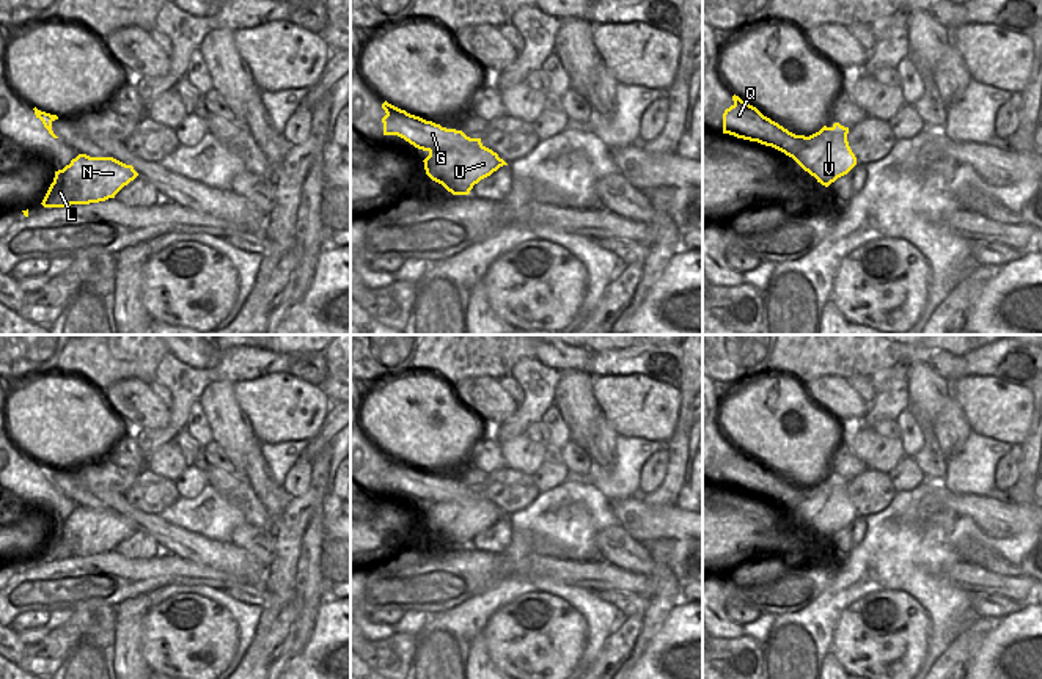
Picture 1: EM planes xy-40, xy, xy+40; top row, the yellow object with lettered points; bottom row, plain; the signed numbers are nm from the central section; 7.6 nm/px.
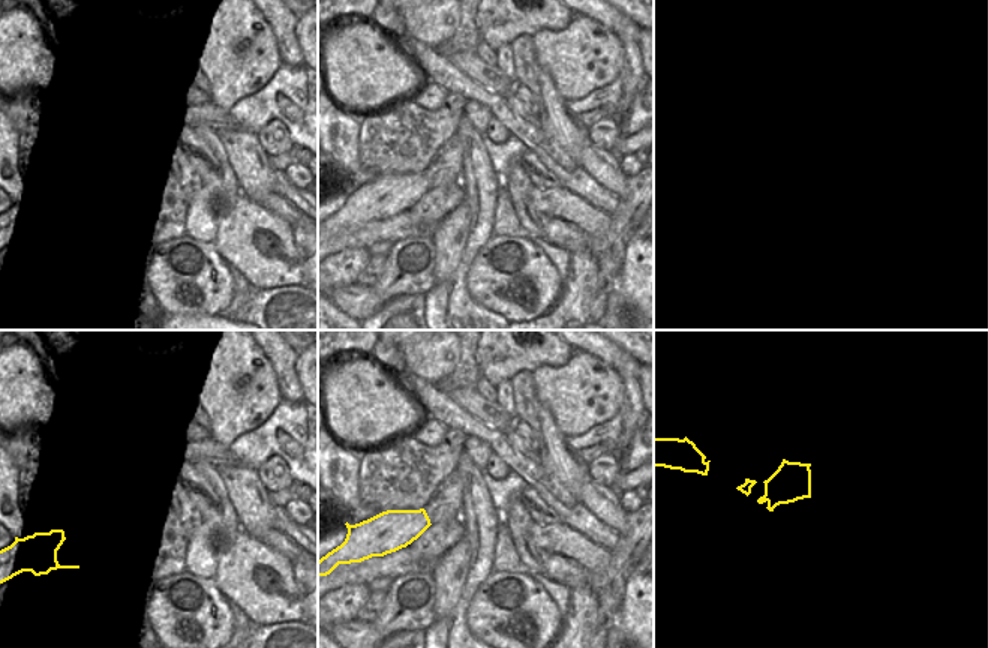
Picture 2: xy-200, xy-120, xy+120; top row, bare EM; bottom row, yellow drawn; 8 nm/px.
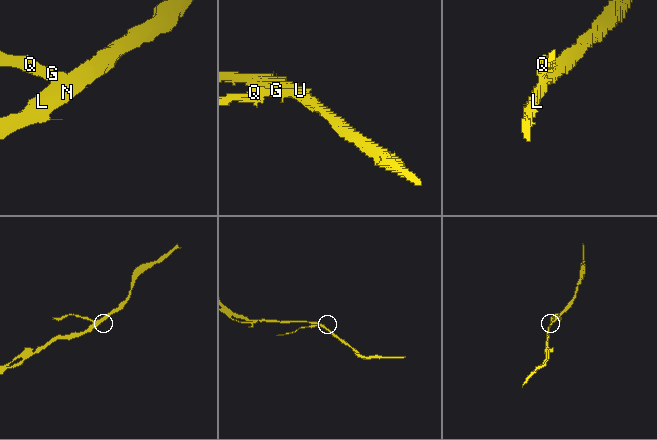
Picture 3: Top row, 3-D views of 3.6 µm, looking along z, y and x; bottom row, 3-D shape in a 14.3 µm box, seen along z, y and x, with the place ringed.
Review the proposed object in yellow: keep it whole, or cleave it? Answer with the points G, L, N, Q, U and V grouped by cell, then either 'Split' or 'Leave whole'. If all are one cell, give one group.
Groups: G Q / L N U V. Split

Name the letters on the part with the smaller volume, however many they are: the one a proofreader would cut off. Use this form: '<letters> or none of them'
G, Q

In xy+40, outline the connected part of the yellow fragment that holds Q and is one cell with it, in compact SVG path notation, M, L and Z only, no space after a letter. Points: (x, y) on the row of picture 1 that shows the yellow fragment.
M736 94L732 101L734 104L723 113L723 134L772 146L789 157L816 140L816 134L805 137L789 132Z

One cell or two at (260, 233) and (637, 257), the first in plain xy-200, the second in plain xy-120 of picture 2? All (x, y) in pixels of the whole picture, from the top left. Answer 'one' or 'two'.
two

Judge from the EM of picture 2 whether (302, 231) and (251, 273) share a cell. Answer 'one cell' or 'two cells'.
two cells

